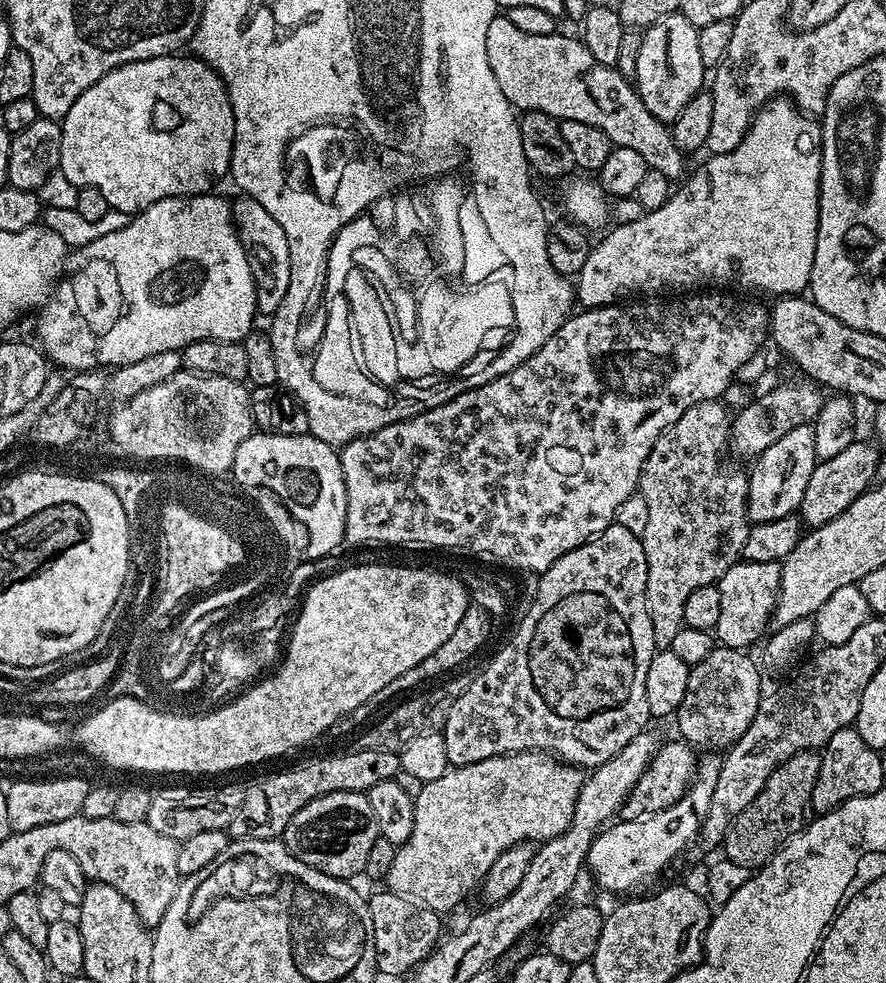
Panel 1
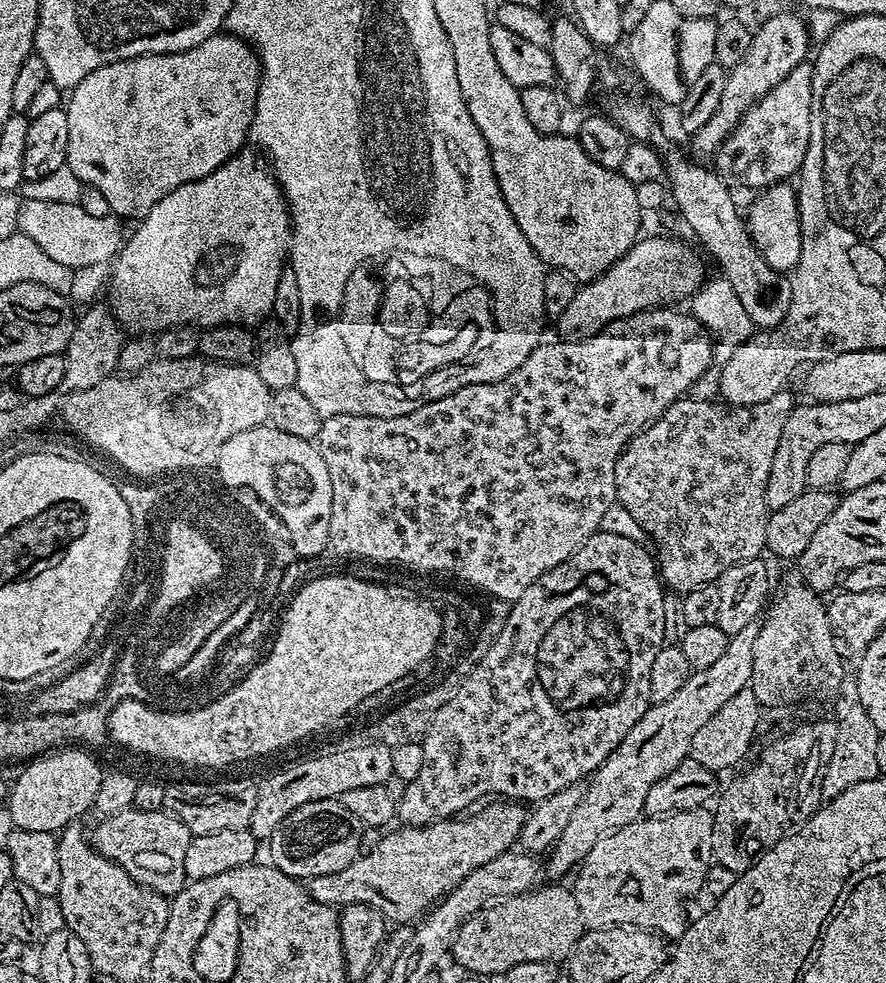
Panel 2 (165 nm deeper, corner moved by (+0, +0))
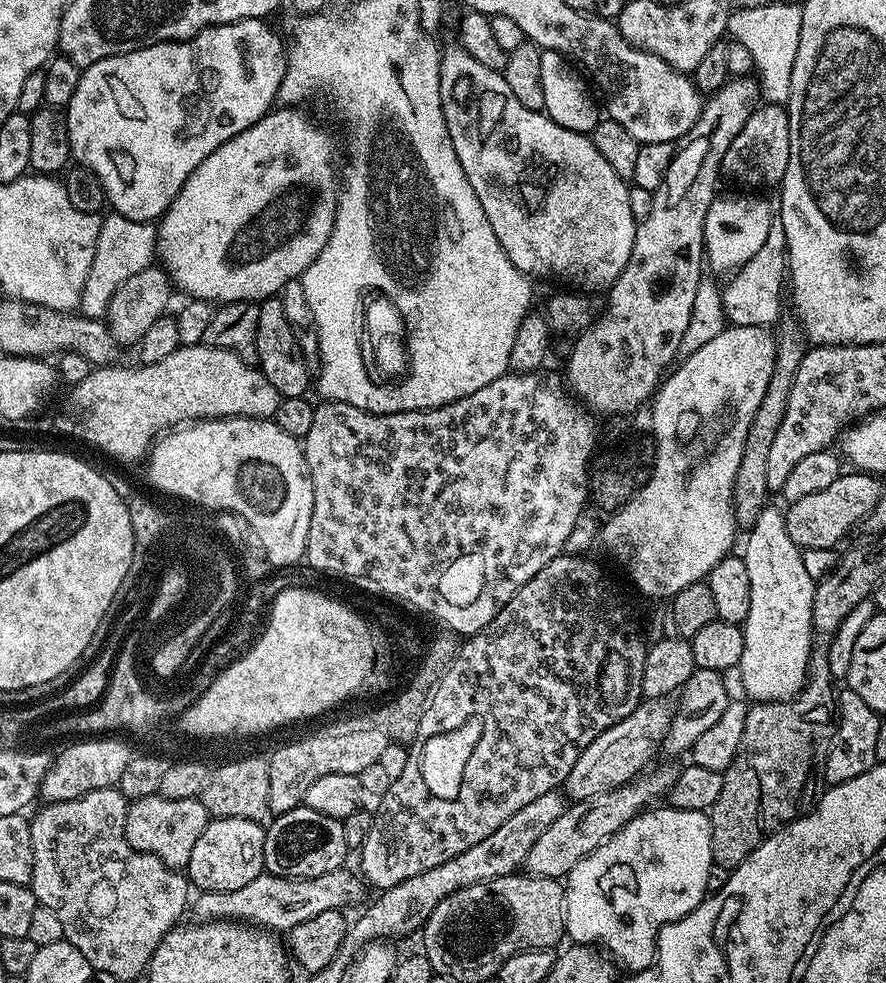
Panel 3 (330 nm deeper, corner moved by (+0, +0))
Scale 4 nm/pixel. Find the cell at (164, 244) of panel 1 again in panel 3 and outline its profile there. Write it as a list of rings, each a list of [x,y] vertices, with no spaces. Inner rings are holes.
[[[280,106],[275,110],[270,110],[254,126],[242,130],[234,138],[230,138],[214,154],[210,154],[186,178],[182,190],[174,198],[163,216],[158,221],[156,229],[156,246],[159,259],[162,261],[162,267],[168,274],[168,279],[172,281],[177,289],[185,292],[185,297],[194,300],[206,300],[213,305],[229,304],[230,302],[246,302],[247,300],[259,302],[262,300],[273,299],[284,287],[286,282],[299,280],[304,272],[322,254],[330,234],[334,230],[334,218],[336,217],[336,202],[338,199],[338,168],[332,165],[332,136],[324,128],[319,128],[306,113],[300,112],[296,106]]]

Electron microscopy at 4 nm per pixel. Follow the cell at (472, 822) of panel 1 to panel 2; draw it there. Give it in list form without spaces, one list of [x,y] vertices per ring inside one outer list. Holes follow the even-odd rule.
[[[503,798],[488,803],[493,804],[477,807],[471,814],[423,826],[397,827],[397,832],[381,835],[378,846],[357,856],[346,870],[312,877],[306,884],[308,893],[318,902],[333,906],[365,904],[382,913],[388,922],[415,921],[456,888],[470,870],[486,866],[490,858],[498,858],[519,841],[525,805]]]

